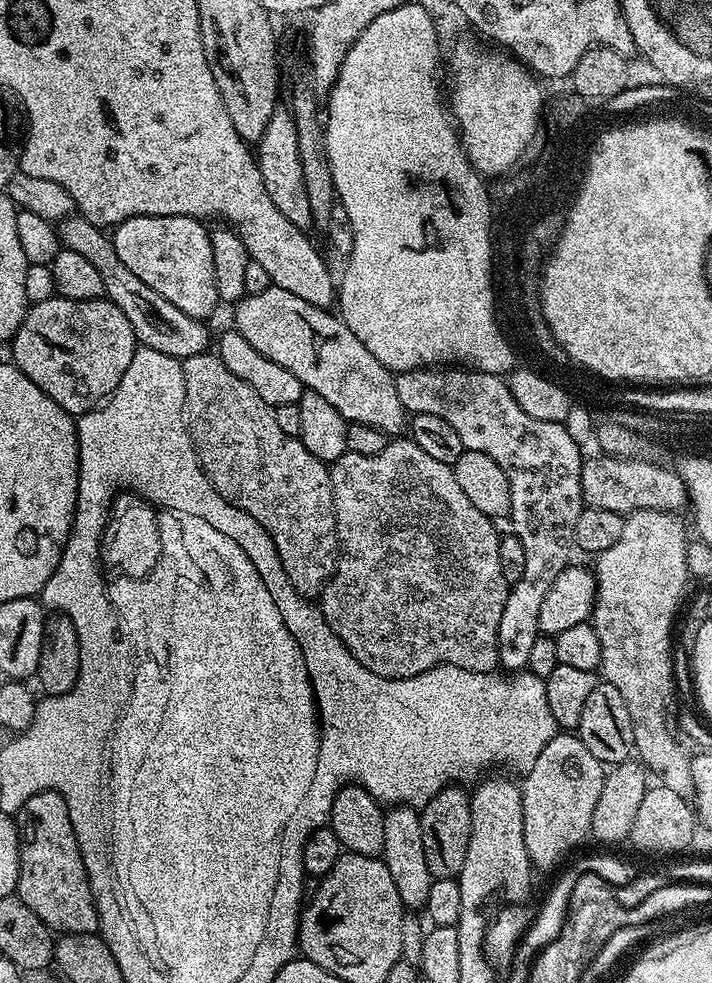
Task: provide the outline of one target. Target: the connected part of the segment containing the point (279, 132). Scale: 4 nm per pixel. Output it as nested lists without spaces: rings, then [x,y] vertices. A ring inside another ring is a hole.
[[[278,110],[266,126],[258,149],[255,151],[257,164],[262,170],[262,182],[266,182],[266,191],[270,194],[274,206],[294,222],[294,226],[308,230],[313,227],[310,201],[306,198],[306,182],[302,182],[302,158],[298,150],[298,130],[294,126],[291,111]]]

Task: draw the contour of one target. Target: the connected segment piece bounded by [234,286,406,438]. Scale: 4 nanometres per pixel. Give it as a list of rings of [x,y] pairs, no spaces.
[[[275,286],[262,290],[262,294],[245,295],[235,308],[235,331],[240,332],[242,338],[246,338],[246,342],[258,350],[258,354],[266,354],[266,358],[270,358],[270,362],[278,362],[282,370],[290,370],[290,374],[294,374],[294,378],[298,378],[307,391],[322,394],[322,398],[326,398],[326,402],[330,402],[330,406],[334,406],[334,410],[338,410],[338,414],[342,414],[349,424],[374,426],[392,438],[399,437],[403,428],[405,431],[406,413],[398,398],[396,376],[382,366],[382,362],[378,362],[378,358],[374,358],[374,354],[370,354],[362,342],[358,342],[350,326],[346,326],[335,311],[302,302],[302,298],[290,294],[290,290]]]

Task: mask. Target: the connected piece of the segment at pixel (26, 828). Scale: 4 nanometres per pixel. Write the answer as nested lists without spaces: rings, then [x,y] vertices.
[[[34,794],[15,813],[14,819],[20,832],[20,873],[16,883],[20,901],[30,906],[53,933],[96,932],[100,926],[98,910],[62,794]]]

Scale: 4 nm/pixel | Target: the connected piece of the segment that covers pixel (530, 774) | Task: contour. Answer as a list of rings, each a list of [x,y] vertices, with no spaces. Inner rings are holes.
[[[558,734],[546,742],[546,750],[542,750],[534,766],[523,773],[520,784],[526,854],[533,869],[558,867],[571,848],[589,839],[591,819],[602,795],[605,775],[605,765],[586,750],[579,735]]]

